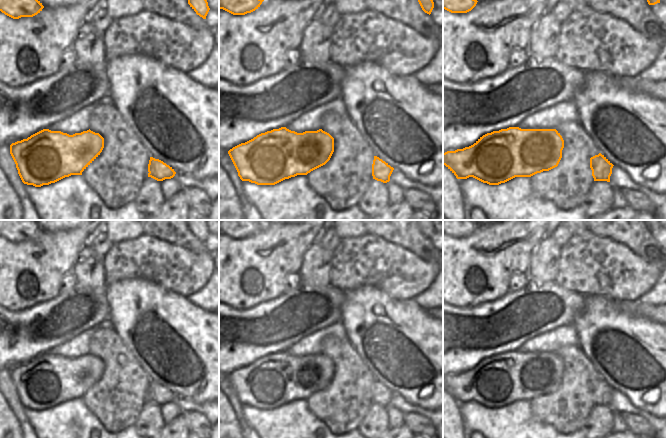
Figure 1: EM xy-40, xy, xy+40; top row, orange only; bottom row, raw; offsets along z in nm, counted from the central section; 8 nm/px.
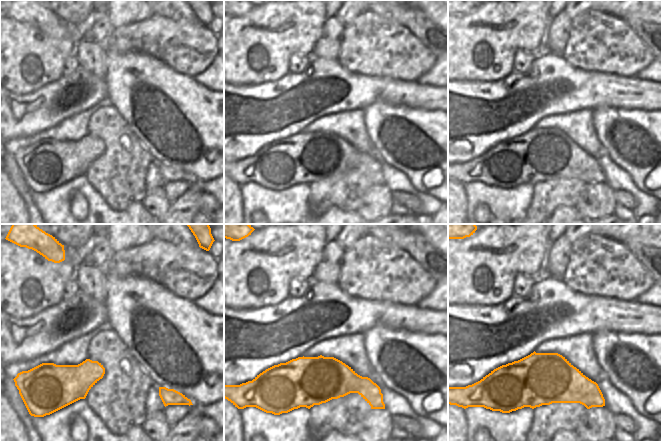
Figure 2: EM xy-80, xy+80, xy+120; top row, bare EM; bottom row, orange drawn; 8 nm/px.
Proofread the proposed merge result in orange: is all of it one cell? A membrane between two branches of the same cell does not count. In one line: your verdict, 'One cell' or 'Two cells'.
Two cells

